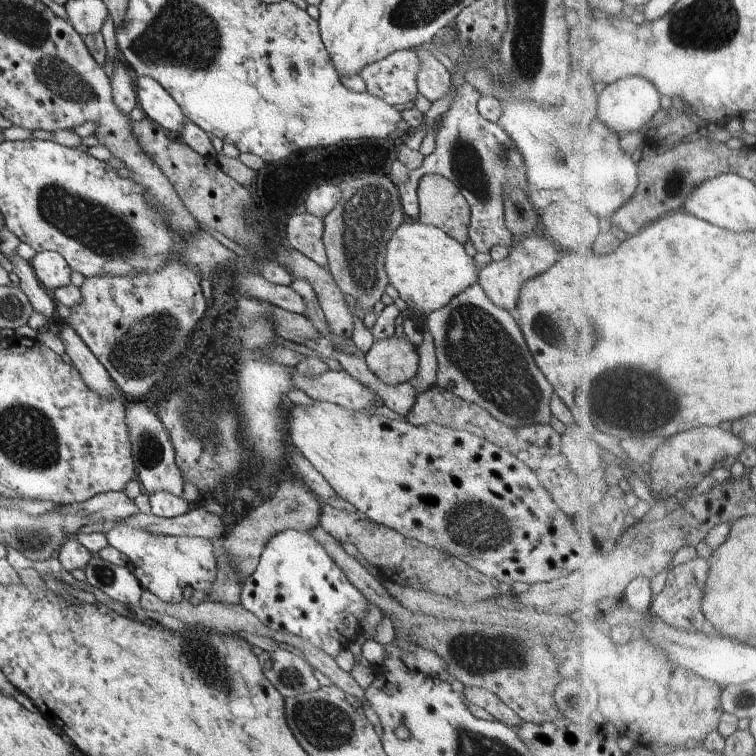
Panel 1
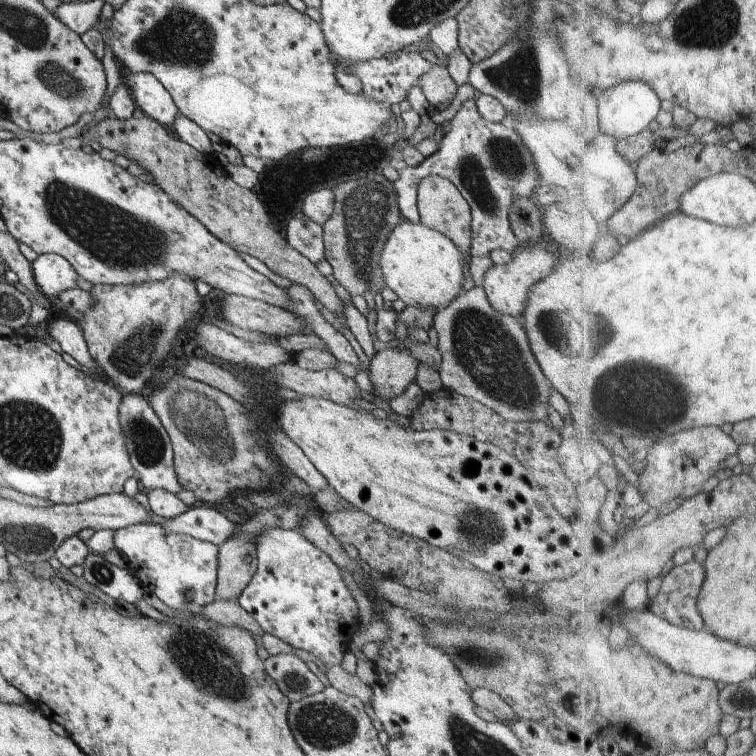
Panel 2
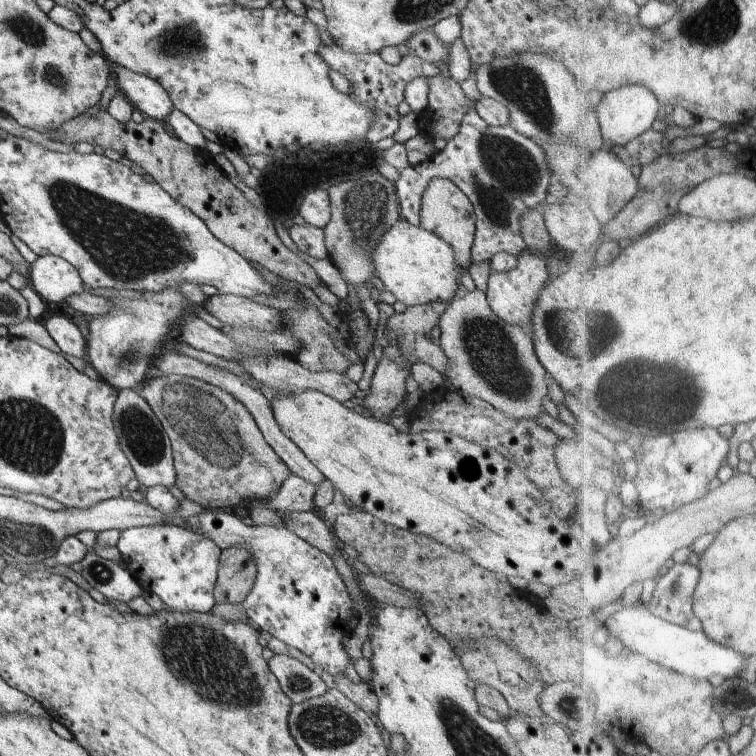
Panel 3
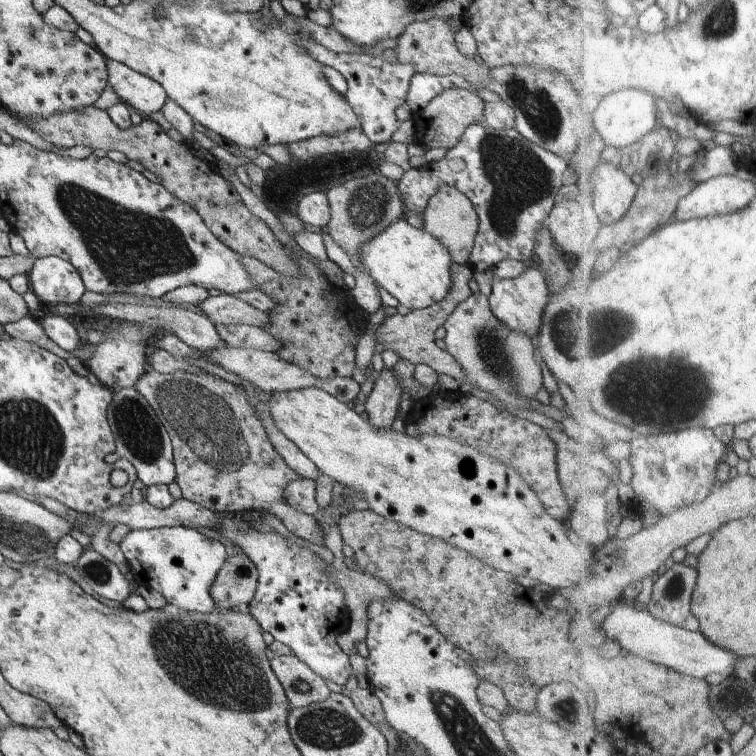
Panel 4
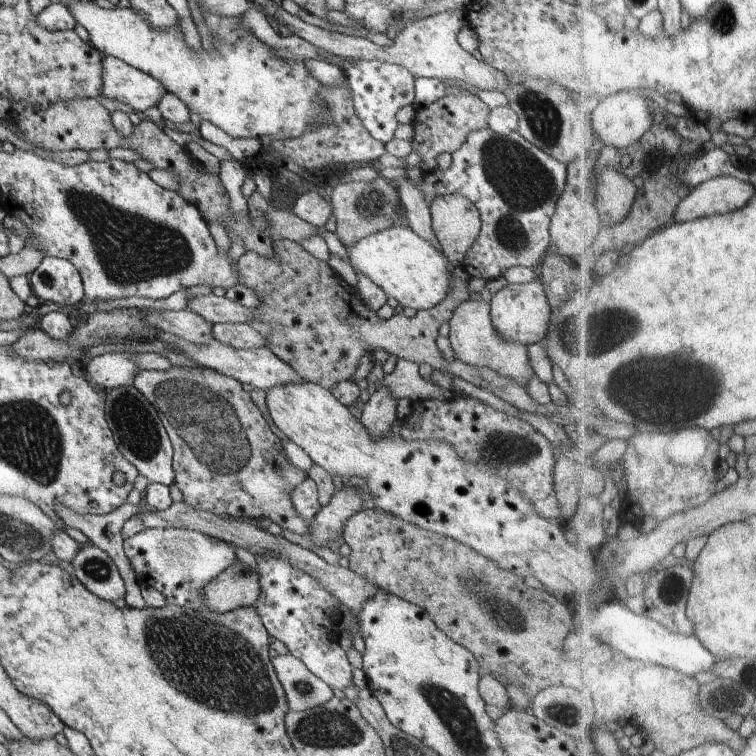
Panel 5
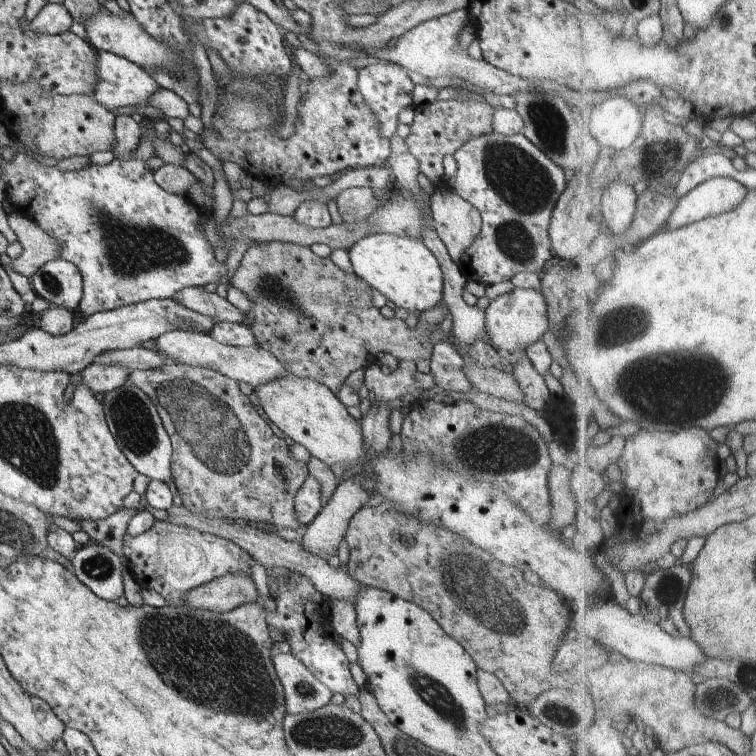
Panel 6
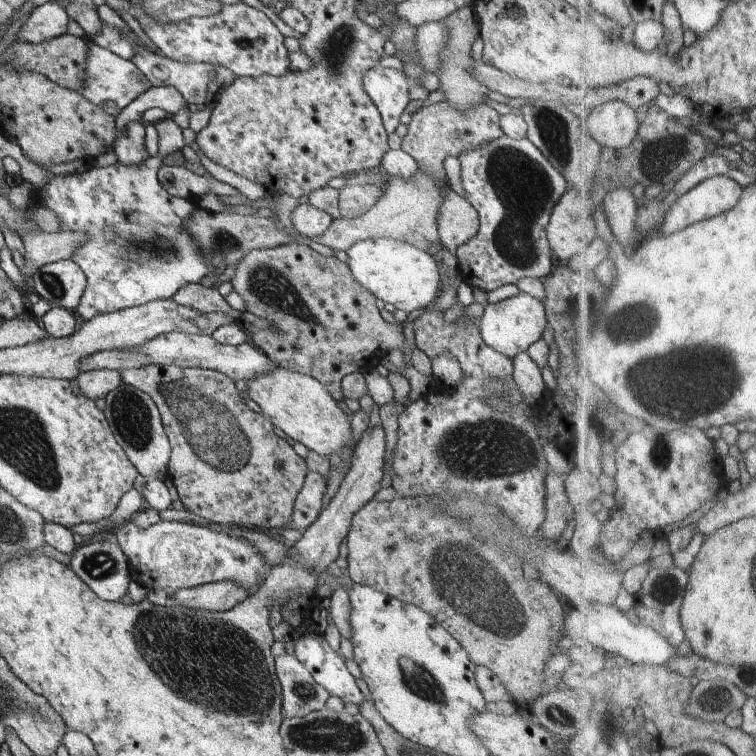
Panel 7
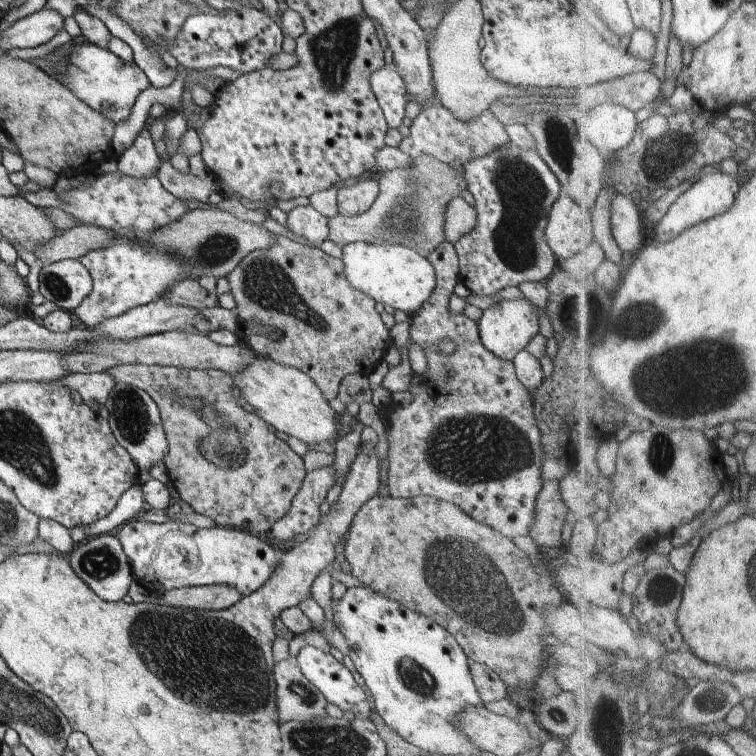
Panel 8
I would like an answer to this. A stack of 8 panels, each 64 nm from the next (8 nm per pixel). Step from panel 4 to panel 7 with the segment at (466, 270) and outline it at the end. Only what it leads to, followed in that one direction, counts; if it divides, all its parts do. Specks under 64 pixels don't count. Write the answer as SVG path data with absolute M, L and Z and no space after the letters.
M296 241L269 249L254 249L237 262L230 282L245 302L245 311L262 318L262 328L251 334L250 342L276 366L287 368L317 380L335 401L343 399L341 380L351 373L366 373L392 349L404 349L399 323L388 323L380 315L375 296L357 283L349 266L336 255L327 257Z

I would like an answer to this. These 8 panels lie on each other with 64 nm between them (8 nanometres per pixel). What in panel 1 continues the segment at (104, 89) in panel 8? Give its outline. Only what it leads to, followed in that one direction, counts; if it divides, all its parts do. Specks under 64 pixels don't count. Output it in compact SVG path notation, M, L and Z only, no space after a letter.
M138 75L135 89L139 107L145 116L157 122L162 128L179 134L186 118L176 101L160 86L160 83L152 77Z

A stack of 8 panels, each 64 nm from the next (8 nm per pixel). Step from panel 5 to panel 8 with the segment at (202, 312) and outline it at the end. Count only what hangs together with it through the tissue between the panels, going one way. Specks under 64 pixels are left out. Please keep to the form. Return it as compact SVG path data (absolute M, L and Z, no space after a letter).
M186 277L176 282L170 288L167 294L162 293L158 299L166 299L175 305L186 305L194 308L220 307L217 305L216 293L209 293L204 289L196 279Z

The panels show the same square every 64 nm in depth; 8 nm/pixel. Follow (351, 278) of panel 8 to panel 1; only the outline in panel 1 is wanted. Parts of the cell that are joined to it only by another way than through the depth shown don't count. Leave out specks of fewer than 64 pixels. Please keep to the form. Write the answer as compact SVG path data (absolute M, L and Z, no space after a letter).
M405 220L388 241L385 250L385 273L390 286L394 286L399 297L407 304L407 308L414 313L427 315L440 310L464 289L477 282L479 277L474 267L473 257L470 257L464 245L446 234L440 227L425 225L419 220Z

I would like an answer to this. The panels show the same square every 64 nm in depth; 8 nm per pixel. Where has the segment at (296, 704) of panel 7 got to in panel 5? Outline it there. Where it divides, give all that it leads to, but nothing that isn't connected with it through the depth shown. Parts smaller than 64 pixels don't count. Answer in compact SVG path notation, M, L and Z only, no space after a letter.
M292 653L282 654L272 660L278 680L285 690L285 697L290 711L303 711L326 704L333 696L332 689L306 668L306 665L298 660Z

